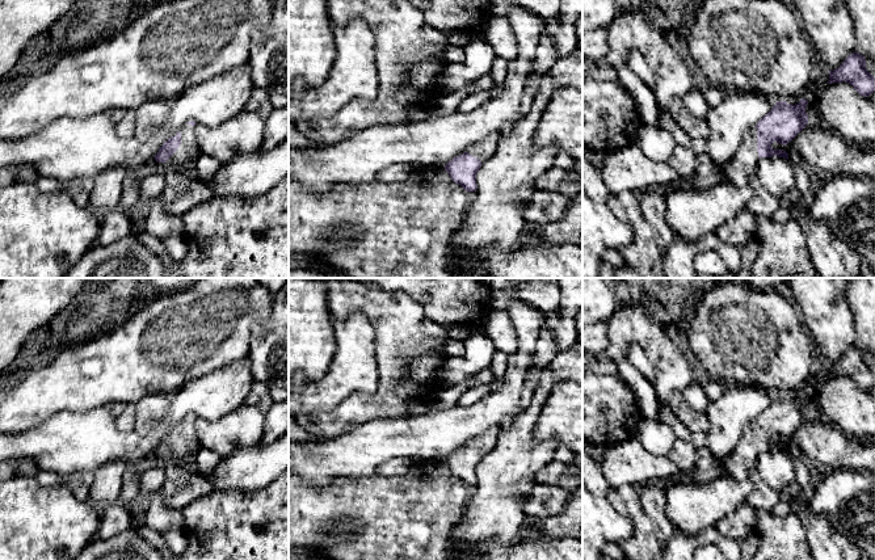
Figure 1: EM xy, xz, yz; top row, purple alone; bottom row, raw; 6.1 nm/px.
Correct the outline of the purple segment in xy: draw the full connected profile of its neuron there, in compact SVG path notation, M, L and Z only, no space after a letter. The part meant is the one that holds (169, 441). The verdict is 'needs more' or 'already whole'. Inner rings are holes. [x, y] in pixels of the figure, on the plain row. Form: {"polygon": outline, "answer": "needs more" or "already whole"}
{"polygon": "M194 414L188 416L174 430L164 435L153 451L190 473L198 473L195 455L201 449L195 435L195 418Z", "answer": "needs more"}

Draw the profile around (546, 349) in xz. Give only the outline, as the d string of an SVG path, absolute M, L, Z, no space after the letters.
M546 316L543 319L543 324L539 330L535 350L531 358L531 367L525 378L521 390L521 397L518 404L519 413L529 407L540 371L550 365L550 362L556 357L558 353L559 349L556 346L551 329L547 327L547 316Z

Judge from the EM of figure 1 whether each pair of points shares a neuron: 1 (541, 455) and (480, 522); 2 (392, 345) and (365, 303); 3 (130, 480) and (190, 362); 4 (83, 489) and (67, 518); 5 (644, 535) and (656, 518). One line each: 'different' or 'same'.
1: same
2: same
3: different
4: different
5: different

